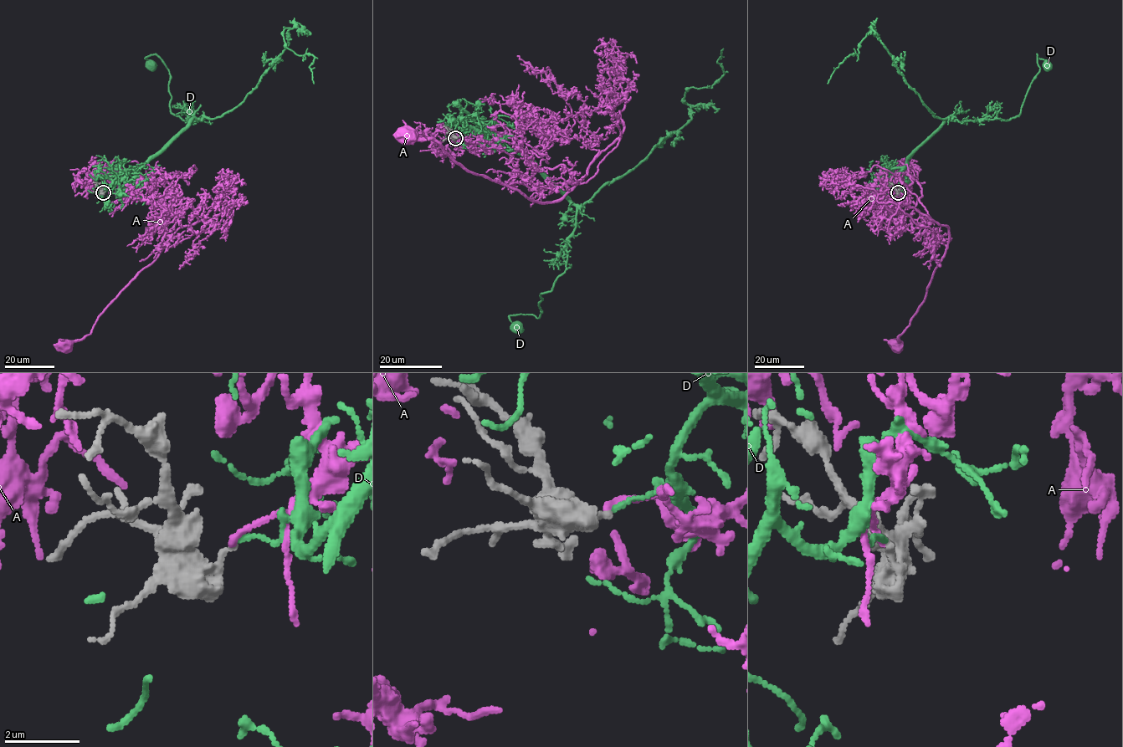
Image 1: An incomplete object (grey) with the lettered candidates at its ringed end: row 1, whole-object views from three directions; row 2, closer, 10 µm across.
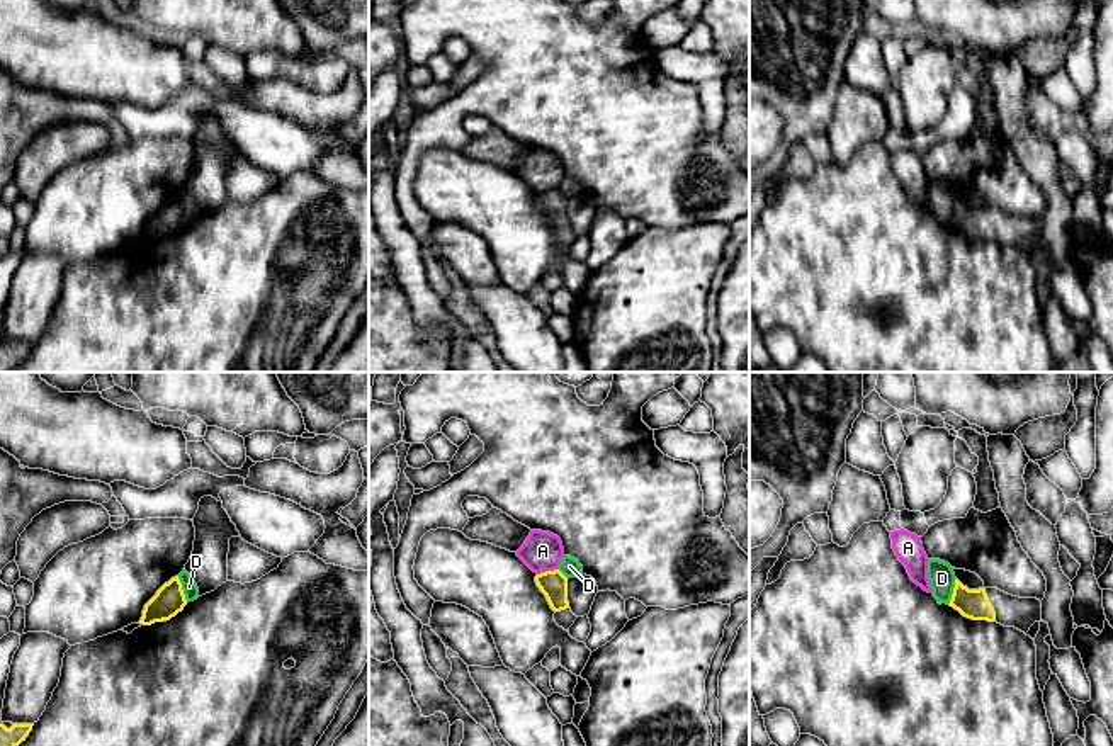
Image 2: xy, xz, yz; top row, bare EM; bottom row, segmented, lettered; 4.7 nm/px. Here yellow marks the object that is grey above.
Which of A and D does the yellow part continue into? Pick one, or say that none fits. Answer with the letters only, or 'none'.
none

